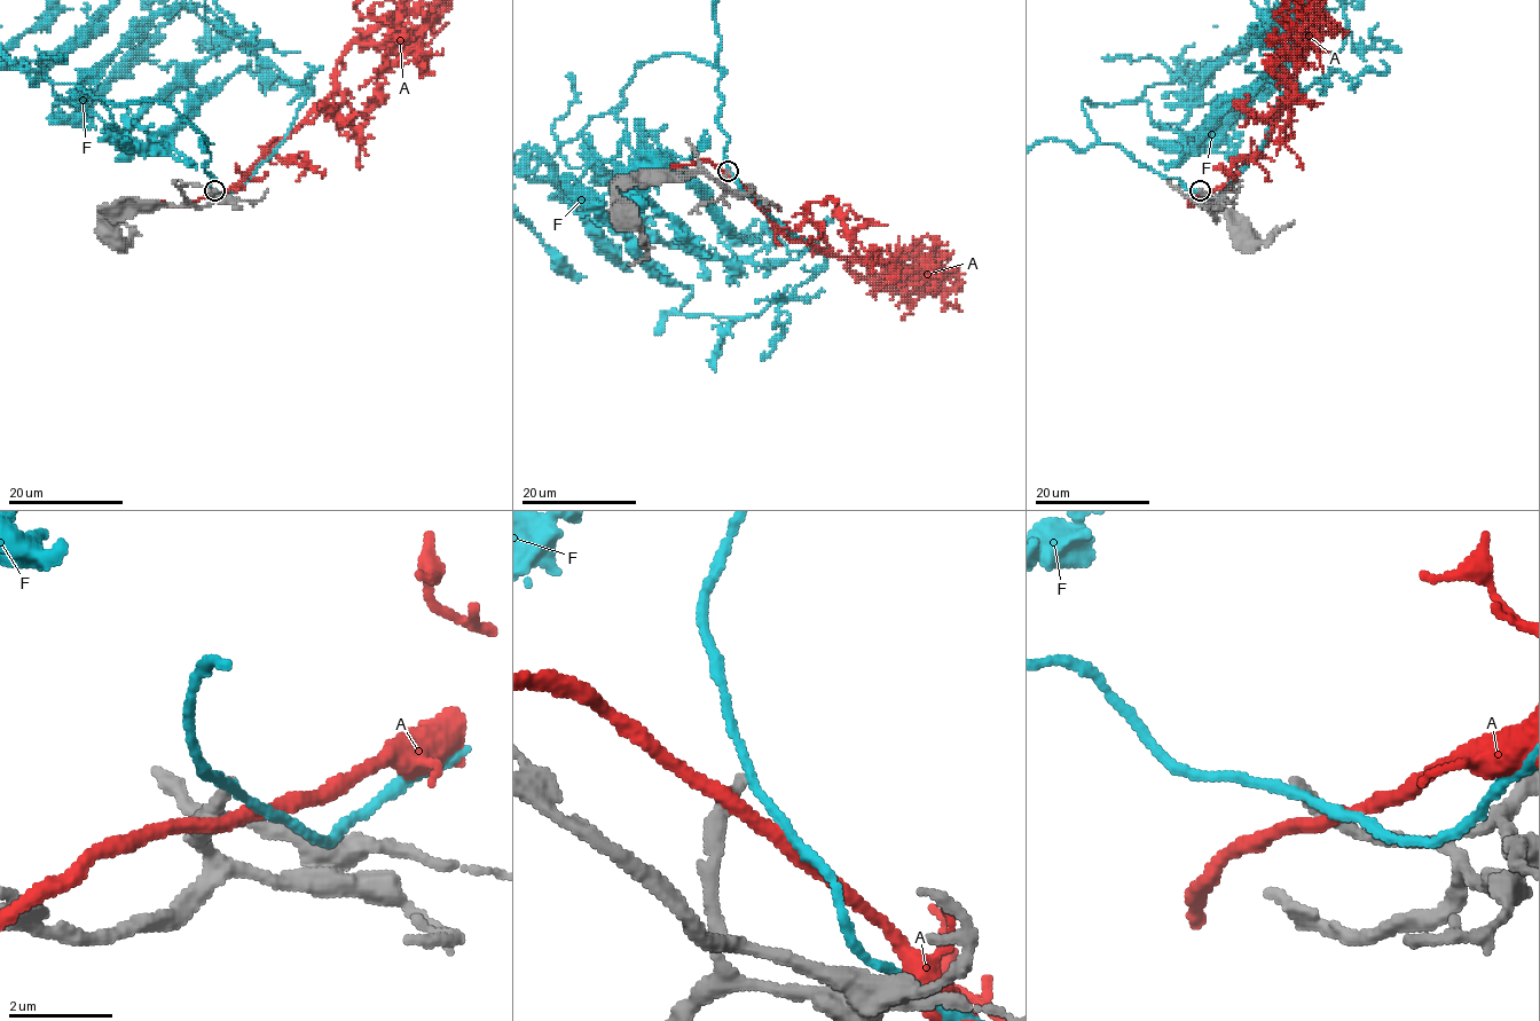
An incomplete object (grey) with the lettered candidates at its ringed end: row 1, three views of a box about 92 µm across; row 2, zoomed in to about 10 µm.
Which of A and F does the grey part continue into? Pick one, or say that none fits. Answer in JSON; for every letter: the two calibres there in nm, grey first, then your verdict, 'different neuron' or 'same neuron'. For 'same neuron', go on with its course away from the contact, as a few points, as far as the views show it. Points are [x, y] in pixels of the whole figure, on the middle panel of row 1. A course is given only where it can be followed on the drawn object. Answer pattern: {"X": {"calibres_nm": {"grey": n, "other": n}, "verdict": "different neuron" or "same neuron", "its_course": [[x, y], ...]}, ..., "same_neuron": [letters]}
{"A": {"calibres_nm": {"grey": 400, "other": 280}, "verdict": "different neuron"}, "F": {"calibres_nm": {"grey": 280, "other": 160}, "verdict": "different neuron"}, "same_neuron": []}

